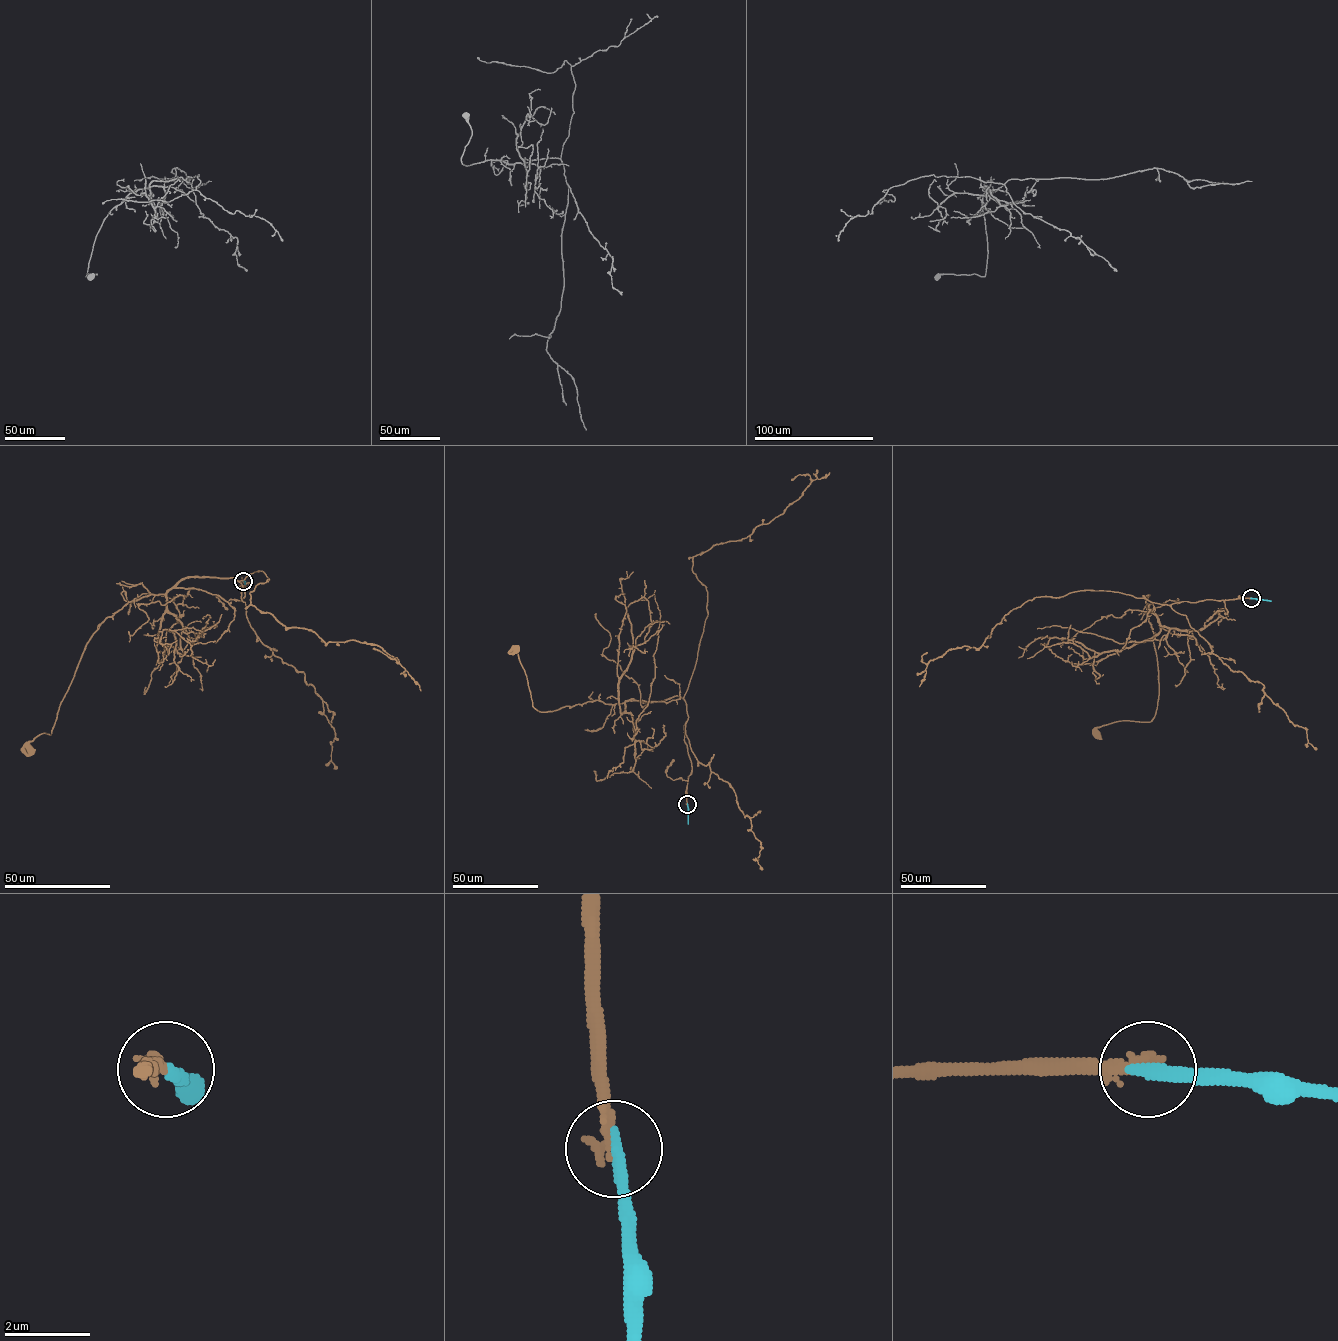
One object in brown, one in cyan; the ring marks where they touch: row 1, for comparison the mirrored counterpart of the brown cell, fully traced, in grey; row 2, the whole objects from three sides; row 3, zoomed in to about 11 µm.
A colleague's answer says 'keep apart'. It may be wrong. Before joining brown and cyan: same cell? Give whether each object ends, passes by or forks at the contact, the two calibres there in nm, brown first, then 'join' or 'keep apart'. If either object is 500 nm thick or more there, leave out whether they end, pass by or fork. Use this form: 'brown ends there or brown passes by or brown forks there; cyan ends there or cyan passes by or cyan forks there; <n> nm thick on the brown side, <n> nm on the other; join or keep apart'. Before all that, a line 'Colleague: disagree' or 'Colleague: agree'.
Colleague: disagree
brown ends there; cyan ends there; 260 nm thick on the brown side, 320 nm on the other; join

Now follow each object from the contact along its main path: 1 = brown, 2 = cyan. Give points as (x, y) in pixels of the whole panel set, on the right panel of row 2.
1: (1251, 598), (1166, 604), (1143, 595), (1148, 595), (1157, 655), (1155, 714), (1150, 722), (1117, 721), (1096, 732)
2: (1251, 598), (1271, 601)

